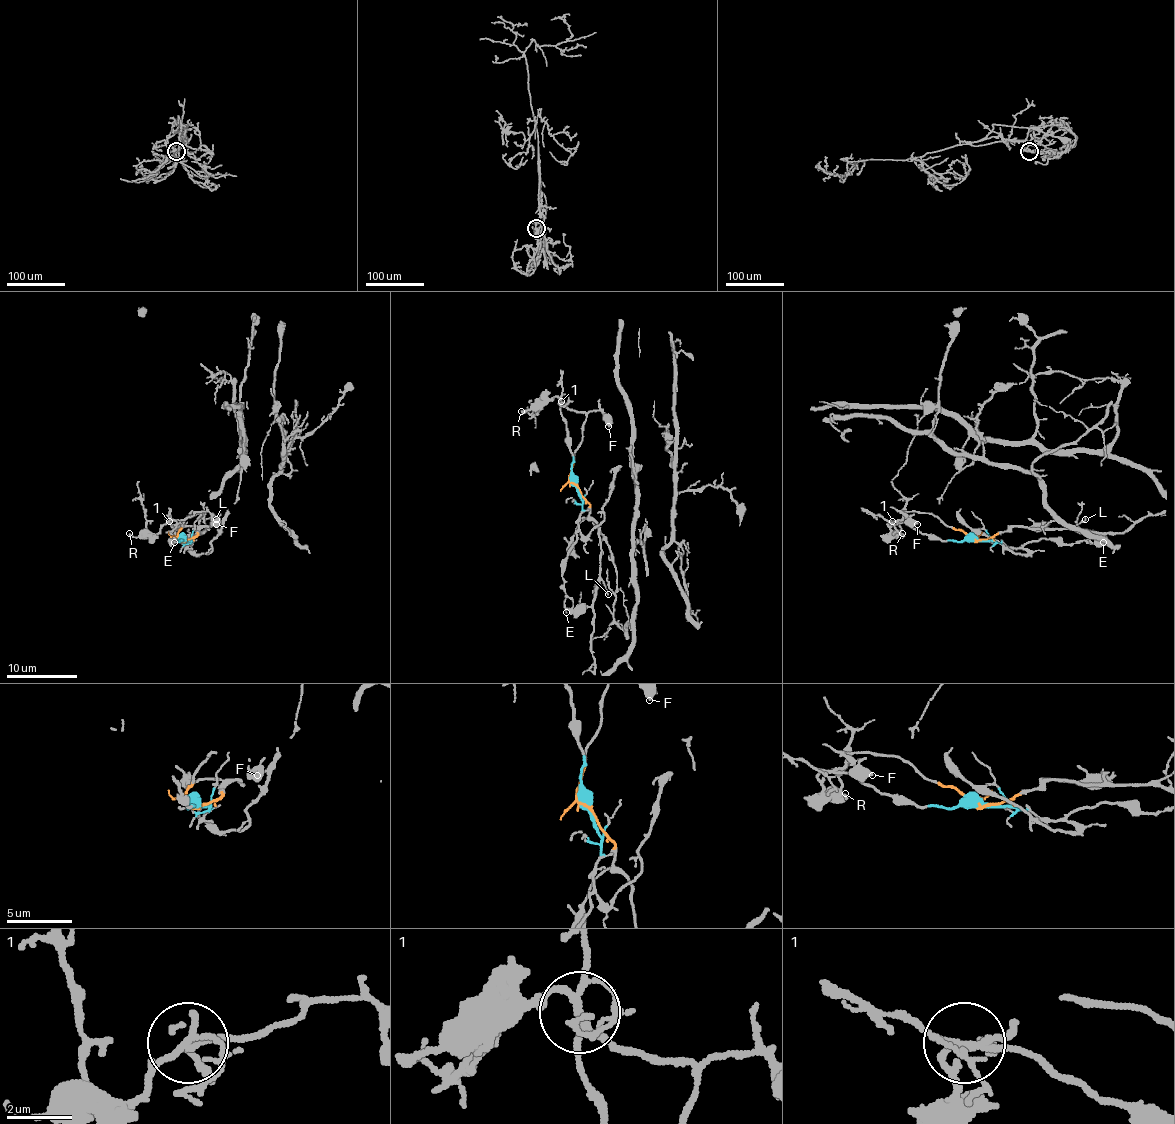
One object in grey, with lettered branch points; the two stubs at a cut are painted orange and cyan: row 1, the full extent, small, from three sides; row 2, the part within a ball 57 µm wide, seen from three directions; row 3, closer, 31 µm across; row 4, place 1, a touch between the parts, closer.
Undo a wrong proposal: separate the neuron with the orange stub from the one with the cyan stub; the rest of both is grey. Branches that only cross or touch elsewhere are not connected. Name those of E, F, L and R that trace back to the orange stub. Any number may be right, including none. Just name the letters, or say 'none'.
F, L, R

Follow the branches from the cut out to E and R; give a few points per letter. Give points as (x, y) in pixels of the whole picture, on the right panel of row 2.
E: (974, 540), (1010, 547), (1022, 547), (1050, 538), (1065, 543), (1104, 542)
R: (974, 540), (930, 513), (905, 513), (900, 520), (891, 520), (888, 527), (893, 535), (902, 536), (902, 533)

